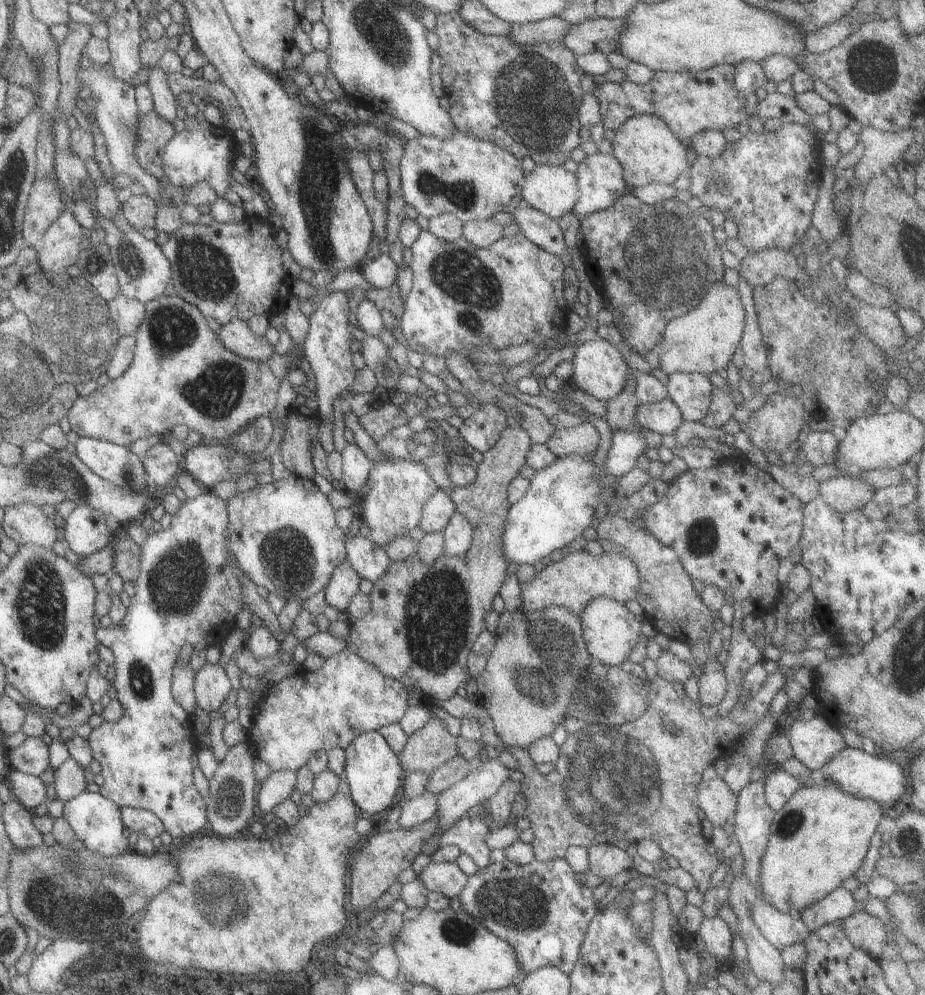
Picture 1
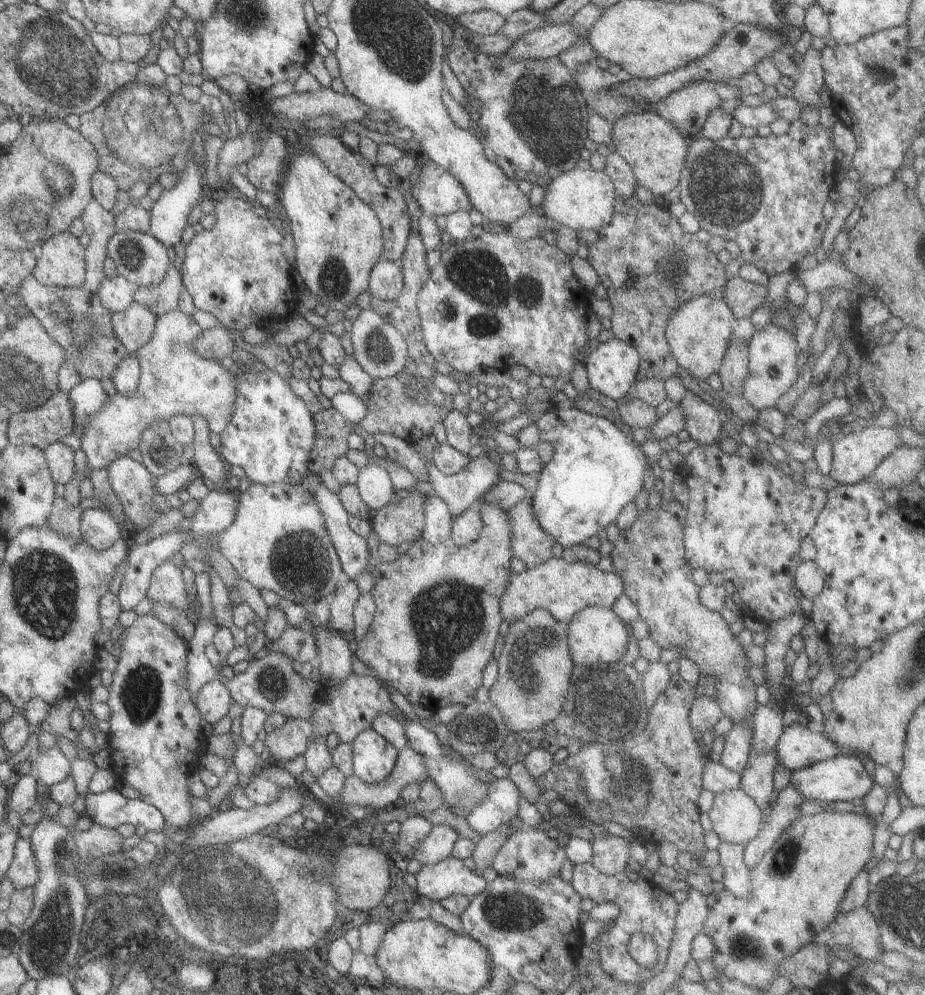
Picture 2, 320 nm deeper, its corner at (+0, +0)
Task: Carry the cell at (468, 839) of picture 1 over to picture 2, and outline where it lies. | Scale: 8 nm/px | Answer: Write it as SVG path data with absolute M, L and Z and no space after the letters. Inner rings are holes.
M508 778L494 779L487 784L486 795L464 816L469 828L481 835L509 824L516 816L518 788Z

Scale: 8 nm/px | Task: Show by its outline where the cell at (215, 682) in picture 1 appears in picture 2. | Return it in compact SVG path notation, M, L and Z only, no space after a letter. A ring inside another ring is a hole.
M217 678L206 682L198 690L194 705L202 720L213 724L227 714L229 702L232 700L222 678Z

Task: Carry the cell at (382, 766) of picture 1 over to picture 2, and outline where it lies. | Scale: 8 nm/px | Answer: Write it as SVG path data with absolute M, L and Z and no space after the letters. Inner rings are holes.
M373 729L361 731L350 742L352 775L364 783L383 780L396 761L398 750Z

